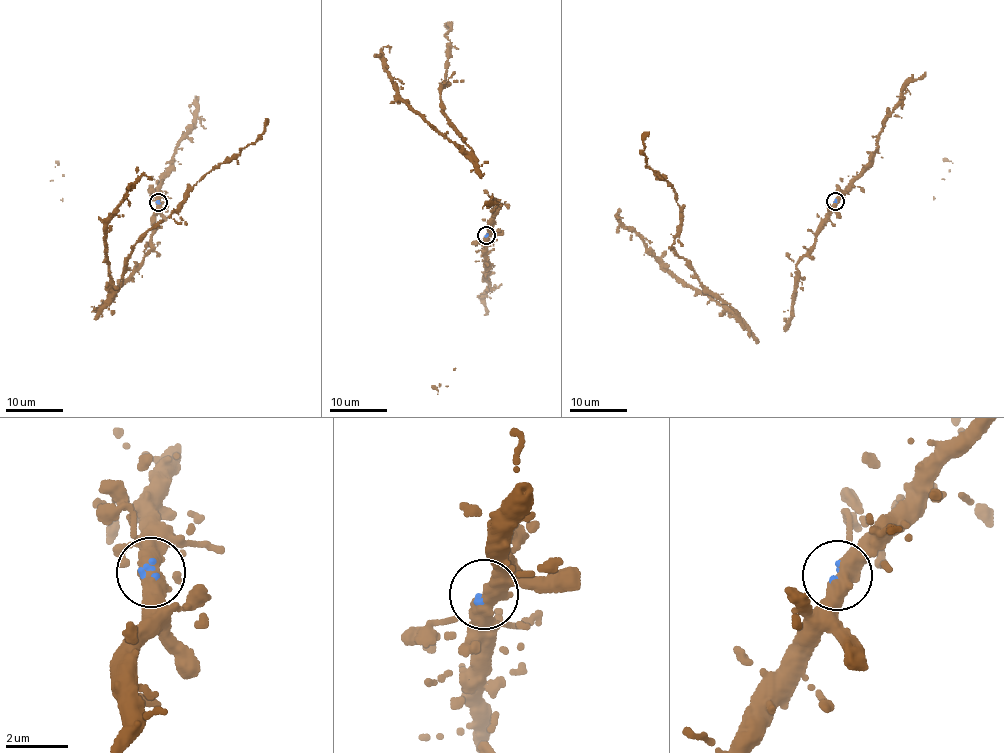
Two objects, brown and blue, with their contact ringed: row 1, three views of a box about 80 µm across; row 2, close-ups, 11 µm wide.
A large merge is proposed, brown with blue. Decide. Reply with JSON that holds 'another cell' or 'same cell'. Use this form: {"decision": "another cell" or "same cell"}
{"decision": "another cell"}

